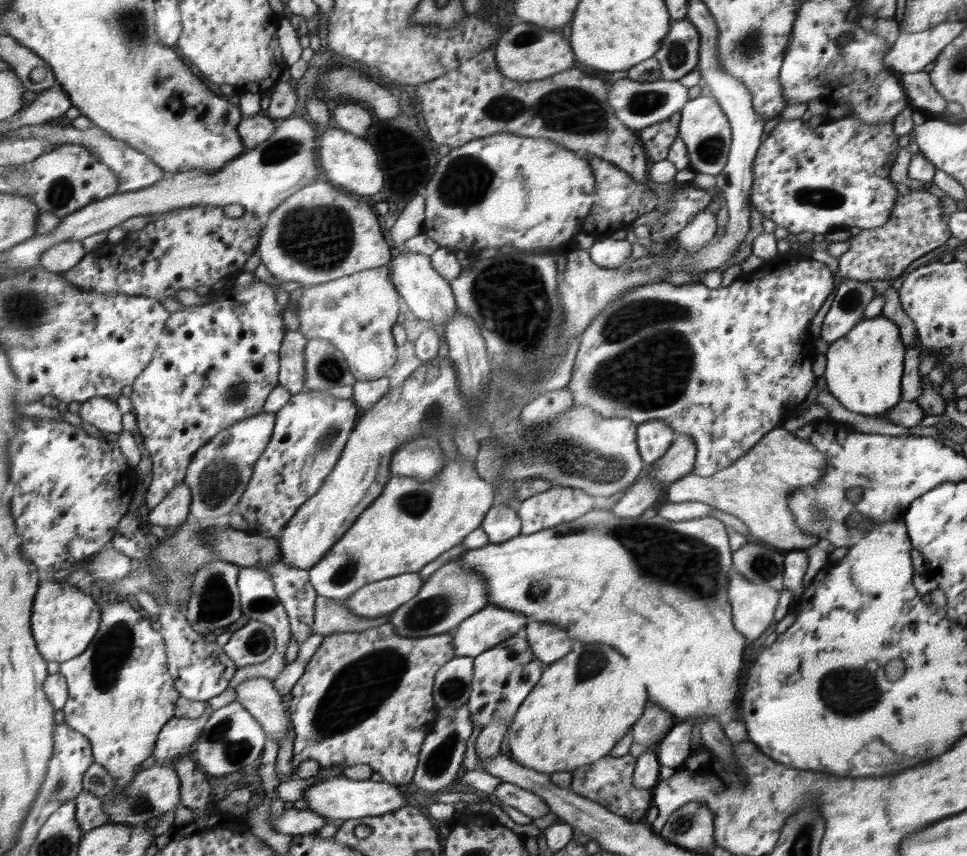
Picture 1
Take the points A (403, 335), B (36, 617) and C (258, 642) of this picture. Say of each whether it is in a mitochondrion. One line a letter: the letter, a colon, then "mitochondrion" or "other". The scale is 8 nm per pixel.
A: other
B: other
C: mitochondrion

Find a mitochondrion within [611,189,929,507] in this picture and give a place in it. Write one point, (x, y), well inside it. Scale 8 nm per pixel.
(852, 300)

